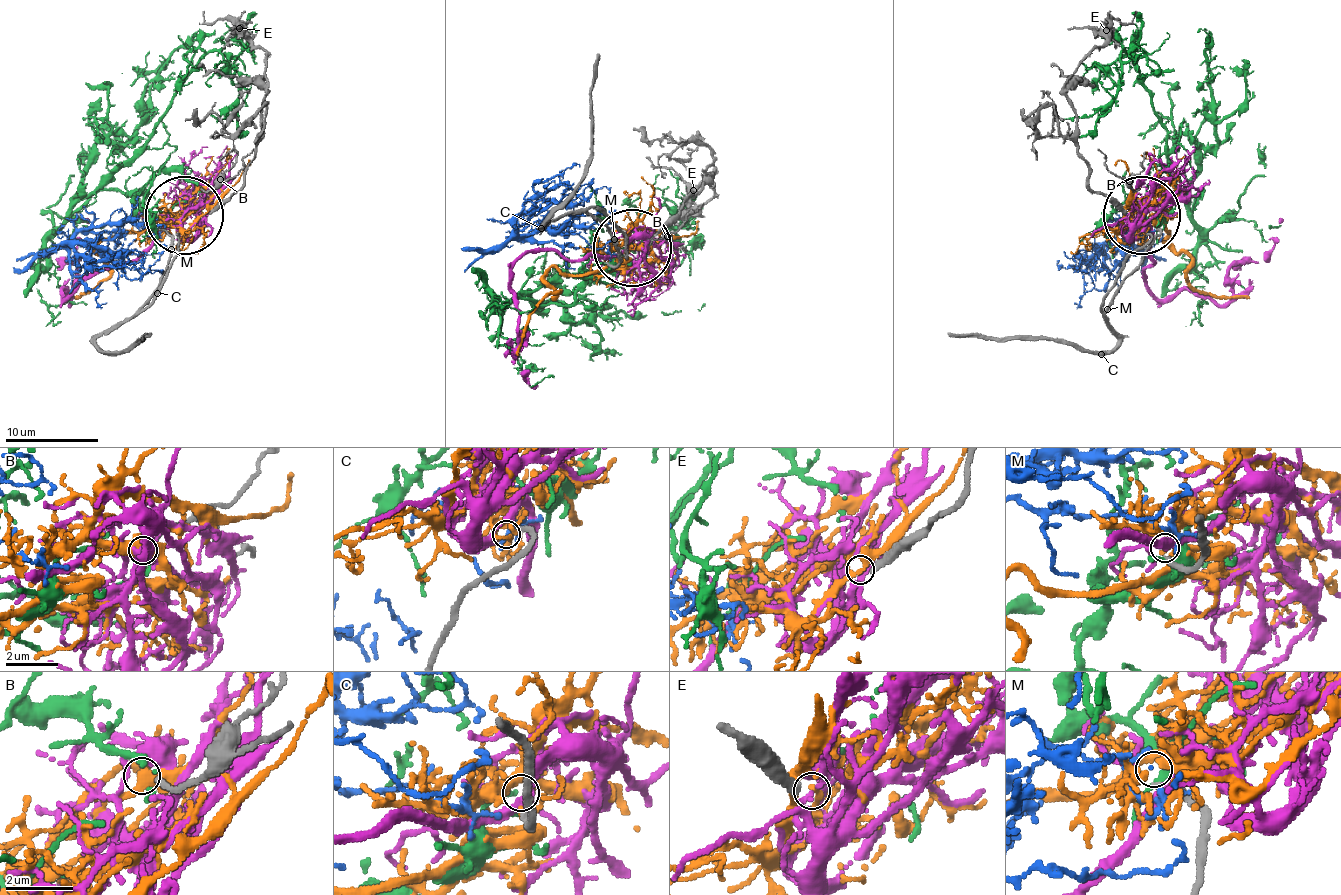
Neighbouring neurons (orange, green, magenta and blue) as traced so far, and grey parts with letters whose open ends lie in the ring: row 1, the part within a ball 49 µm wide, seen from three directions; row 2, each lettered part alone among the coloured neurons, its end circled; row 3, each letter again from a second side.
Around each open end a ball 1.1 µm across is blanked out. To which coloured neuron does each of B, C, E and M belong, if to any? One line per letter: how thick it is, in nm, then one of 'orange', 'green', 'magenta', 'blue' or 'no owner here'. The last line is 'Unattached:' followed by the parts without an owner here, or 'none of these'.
B: 150 nm thick; green
C: 220 nm thick; magenta
E: 240 nm thick; no owner here
M: 220 nm thick; orange
Unattached: E

